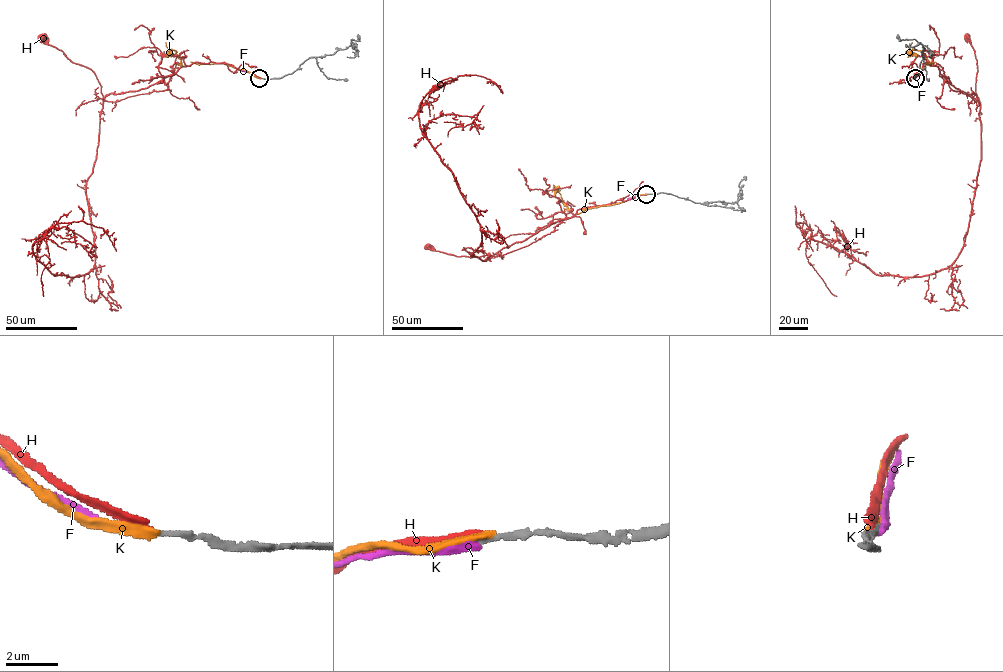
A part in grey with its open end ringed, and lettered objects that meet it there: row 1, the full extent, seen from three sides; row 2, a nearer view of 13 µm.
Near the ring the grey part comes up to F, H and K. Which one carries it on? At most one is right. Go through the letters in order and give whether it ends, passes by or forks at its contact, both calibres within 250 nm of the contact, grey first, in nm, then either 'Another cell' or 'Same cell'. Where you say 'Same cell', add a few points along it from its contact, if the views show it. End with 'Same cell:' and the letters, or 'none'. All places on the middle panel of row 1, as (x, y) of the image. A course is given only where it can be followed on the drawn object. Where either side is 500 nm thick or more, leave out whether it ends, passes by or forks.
F: It ends there. Thickness 240 nm (grey) against 320 nm. Another cell
H: It ends there. Thickness 260 nm (grey) against 320 nm. Another cell
K: It ends there. Thickness 280 nm (grey) against 400 nm. Another cell
Same cell: none

